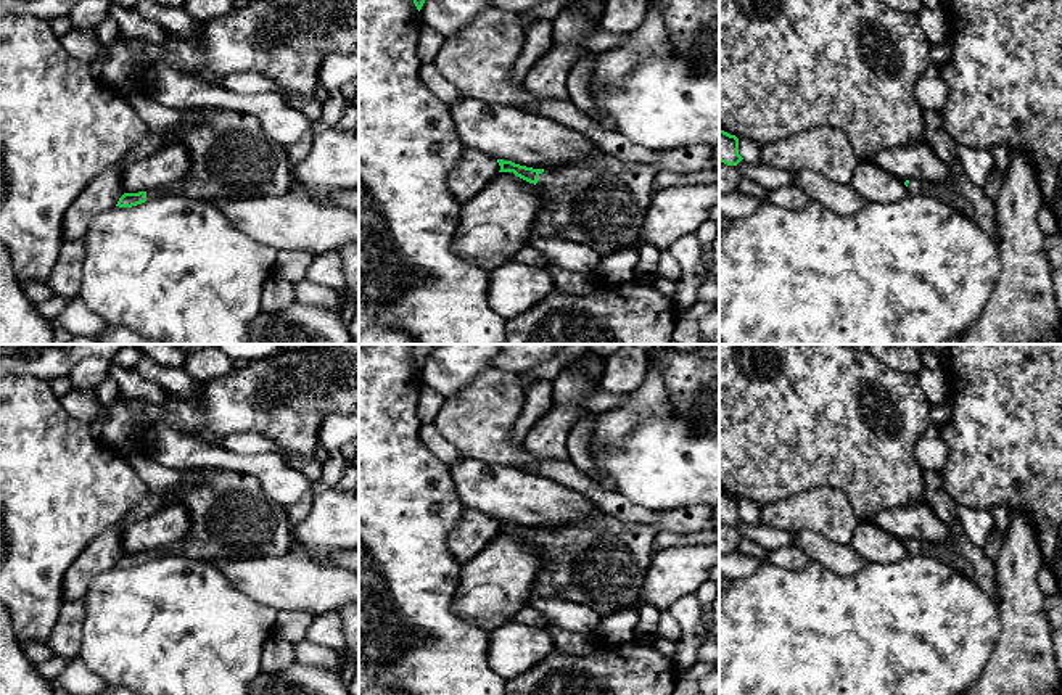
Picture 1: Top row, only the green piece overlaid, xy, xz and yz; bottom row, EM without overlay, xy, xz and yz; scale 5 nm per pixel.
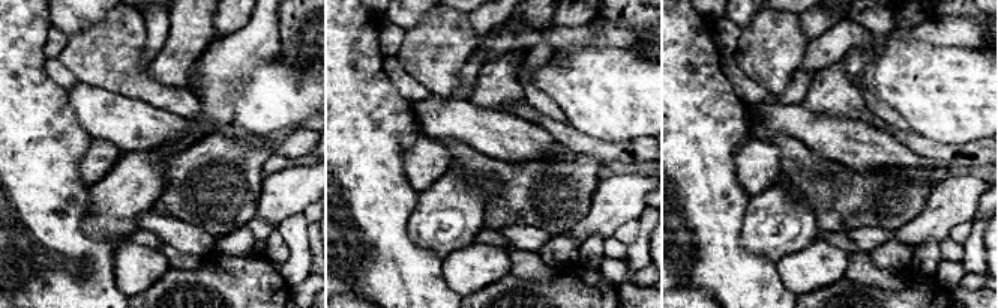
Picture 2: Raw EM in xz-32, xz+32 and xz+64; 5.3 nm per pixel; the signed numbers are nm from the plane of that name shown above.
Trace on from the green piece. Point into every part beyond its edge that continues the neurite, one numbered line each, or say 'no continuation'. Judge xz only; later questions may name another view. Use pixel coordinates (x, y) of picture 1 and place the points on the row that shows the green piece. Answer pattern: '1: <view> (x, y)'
1: xz (602, 201)

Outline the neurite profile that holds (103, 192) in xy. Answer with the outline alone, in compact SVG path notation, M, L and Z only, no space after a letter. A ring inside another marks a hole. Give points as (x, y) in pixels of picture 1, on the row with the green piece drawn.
M148 132L146 138L132 153L98 174L68 209L63 219L64 241L84 240L92 219L117 204L119 198L126 193L122 188L122 172L127 164L156 154L172 143L175 143L172 134Z

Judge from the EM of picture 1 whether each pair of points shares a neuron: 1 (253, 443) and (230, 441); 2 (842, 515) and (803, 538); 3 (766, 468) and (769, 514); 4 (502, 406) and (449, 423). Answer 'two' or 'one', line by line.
1: one
2: two
3: two
4: one

